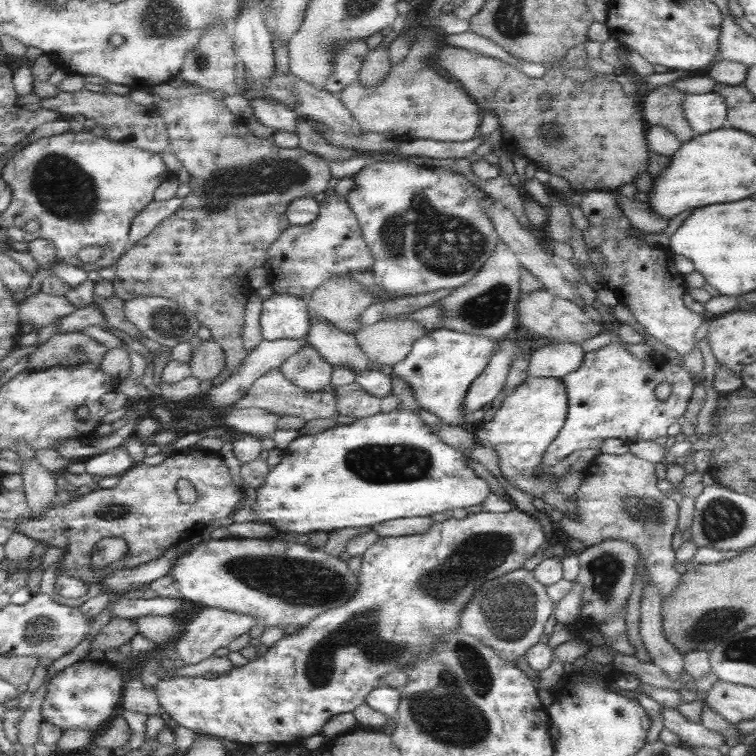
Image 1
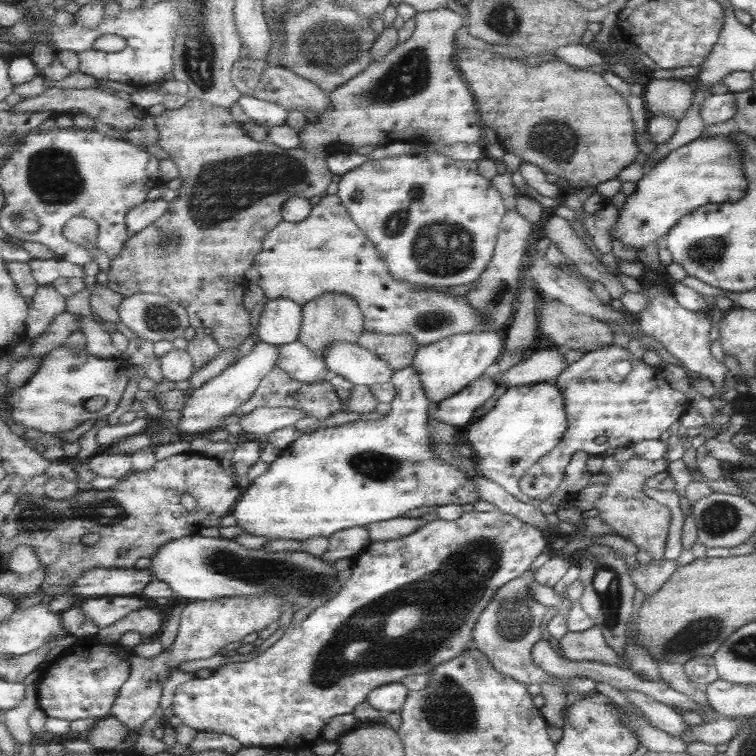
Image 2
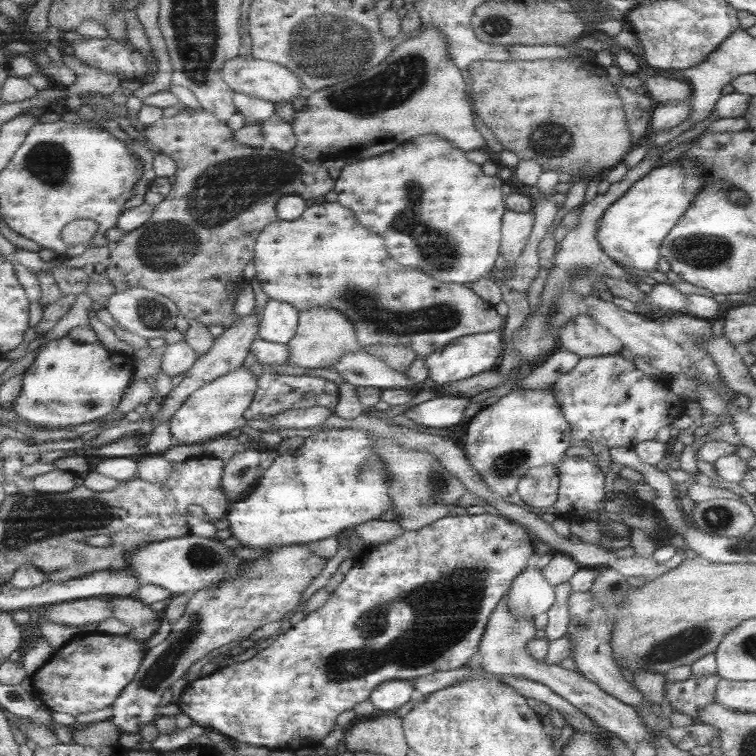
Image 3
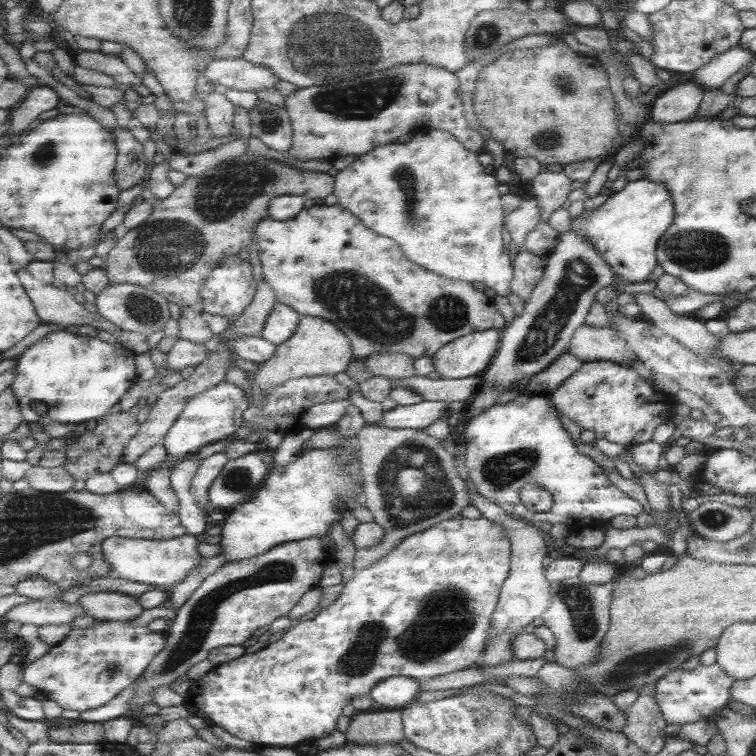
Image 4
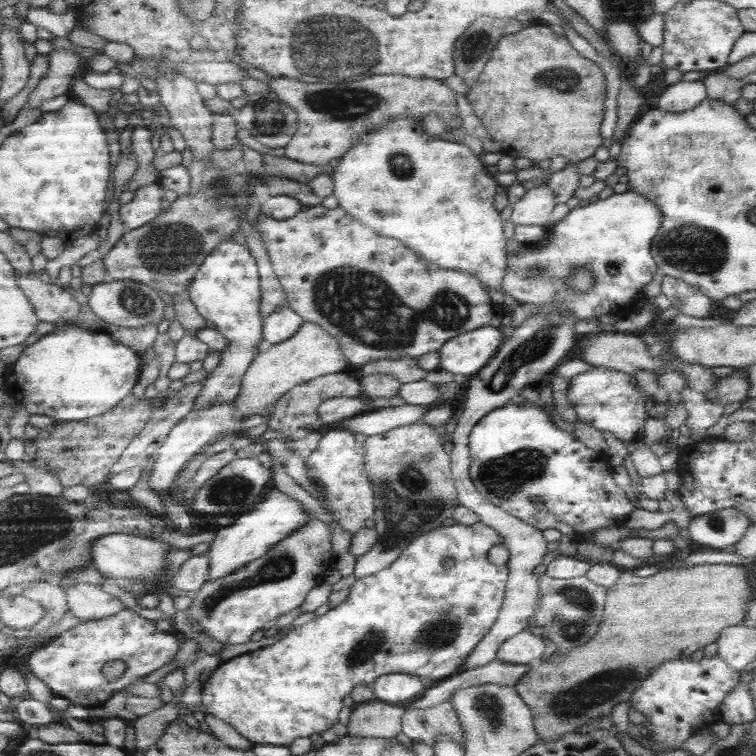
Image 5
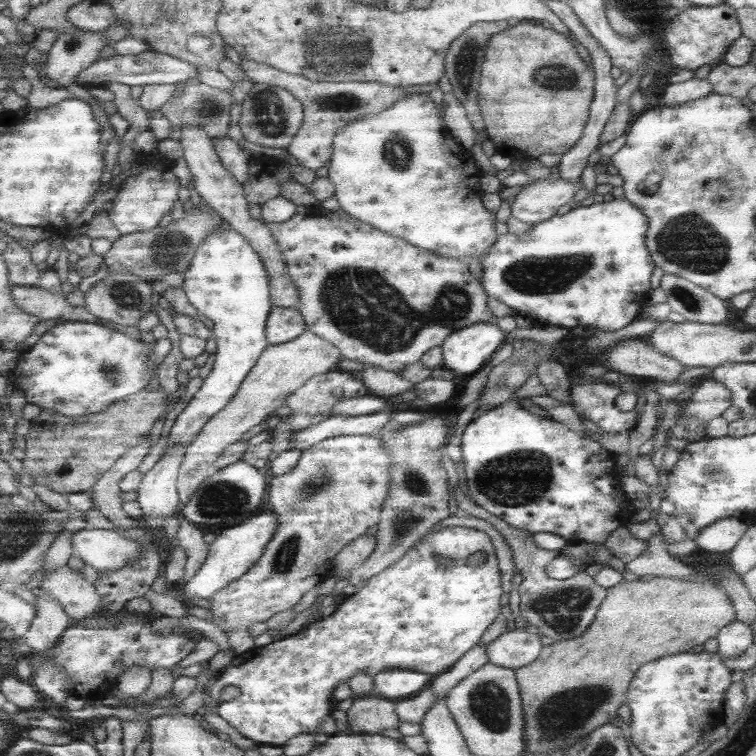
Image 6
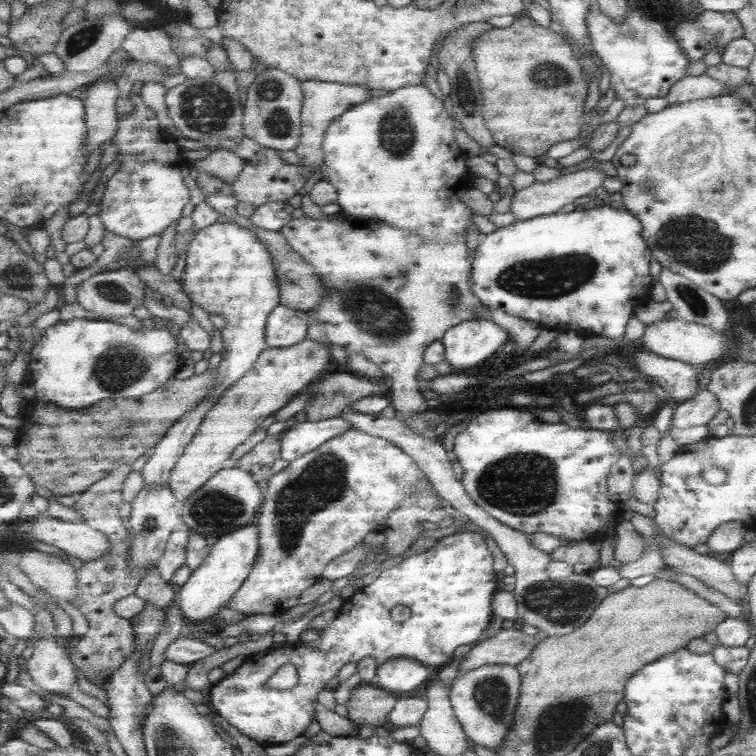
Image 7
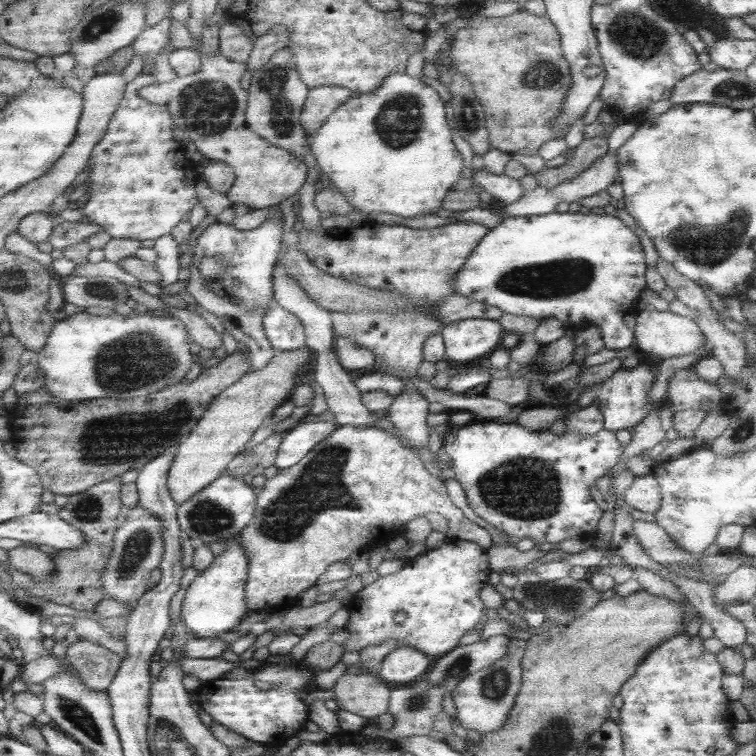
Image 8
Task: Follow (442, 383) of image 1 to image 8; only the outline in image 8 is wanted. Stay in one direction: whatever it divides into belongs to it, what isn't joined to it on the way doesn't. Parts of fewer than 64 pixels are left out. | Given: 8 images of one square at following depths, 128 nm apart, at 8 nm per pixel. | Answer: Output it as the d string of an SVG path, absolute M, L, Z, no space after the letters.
M463 319L444 325L440 330L444 358L470 363L487 357L499 347L503 334L502 326L495 320Z

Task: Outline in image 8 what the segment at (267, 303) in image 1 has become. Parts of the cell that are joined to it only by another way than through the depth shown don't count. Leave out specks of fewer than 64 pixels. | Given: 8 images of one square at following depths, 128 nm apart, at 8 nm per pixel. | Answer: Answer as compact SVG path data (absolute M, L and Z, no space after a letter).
M275 302L265 314L264 329L277 352L302 349L306 346L305 328L301 320Z

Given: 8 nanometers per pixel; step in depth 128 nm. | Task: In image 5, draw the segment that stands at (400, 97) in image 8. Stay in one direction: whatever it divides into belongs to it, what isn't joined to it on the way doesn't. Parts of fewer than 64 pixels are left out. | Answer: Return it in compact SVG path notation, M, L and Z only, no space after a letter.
M399 117L397 120L387 121L385 125L381 125L381 128L377 130L371 129L367 131L367 135L359 137L355 141L355 145L351 145L351 149L339 157L339 163L337 166L332 168L331 178L333 179L333 192L331 196L335 196L337 199L338 208L345 211L350 218L357 220L363 226L366 226L369 229L373 229L375 234L385 238L392 238L393 240L401 242L403 246L406 246L417 256L421 256L423 260L427 263L437 265L441 269L454 270L459 272L464 272L475 277L479 283L483 286L488 286L493 288L493 290L499 291L504 300L505 308L509 310L511 314L511 309L515 305L515 300L511 296L503 293L503 290L499 288L499 281L507 269L507 252L506 252L506 238L503 237L502 221L499 217L499 212L494 210L493 197L495 197L495 186L497 183L495 180L489 178L489 175L484 168L484 165L480 161L480 158L476 155L473 155L471 150L465 145L453 142L450 137L444 135L427 135L422 128L422 121L413 121L411 117Z

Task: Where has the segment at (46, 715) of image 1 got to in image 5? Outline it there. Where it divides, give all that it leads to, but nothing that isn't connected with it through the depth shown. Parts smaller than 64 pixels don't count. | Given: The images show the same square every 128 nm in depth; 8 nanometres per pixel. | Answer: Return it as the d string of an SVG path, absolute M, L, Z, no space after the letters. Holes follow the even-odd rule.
M125 607L113 616L85 621L63 631L52 641L36 649L28 658L29 672L45 683L54 696L88 709L102 706L139 678L149 676L152 670L155 672L169 664L178 656L181 646L182 638L177 632L160 631L155 621L147 620ZM115 659L123 660L126 668L118 679L109 682L103 674L103 668L107 662Z

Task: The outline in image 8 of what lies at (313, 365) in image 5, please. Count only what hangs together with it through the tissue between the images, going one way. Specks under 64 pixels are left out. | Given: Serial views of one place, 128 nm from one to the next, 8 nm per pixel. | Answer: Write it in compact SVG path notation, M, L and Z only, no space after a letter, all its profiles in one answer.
M306 346L302 349L279 351L263 370L251 370L234 385L214 398L207 413L199 420L188 437L179 445L170 469L168 486L179 505L207 489L222 478L230 462L246 450L246 445L258 433L266 420L285 402L290 401L291 389L309 362Z

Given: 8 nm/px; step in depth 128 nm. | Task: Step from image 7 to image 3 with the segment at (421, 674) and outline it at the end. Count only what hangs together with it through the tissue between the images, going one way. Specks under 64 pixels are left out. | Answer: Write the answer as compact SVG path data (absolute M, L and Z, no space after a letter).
M392 680L379 684L369 695L368 701L379 712L393 713L410 698L413 686L410 681Z

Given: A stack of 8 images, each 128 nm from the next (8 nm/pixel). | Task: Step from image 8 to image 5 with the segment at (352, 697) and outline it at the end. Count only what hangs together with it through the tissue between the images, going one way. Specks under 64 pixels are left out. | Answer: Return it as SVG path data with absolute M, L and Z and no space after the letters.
M377 700L359 703L350 709L346 734L350 737L394 740L399 734L404 710Z

